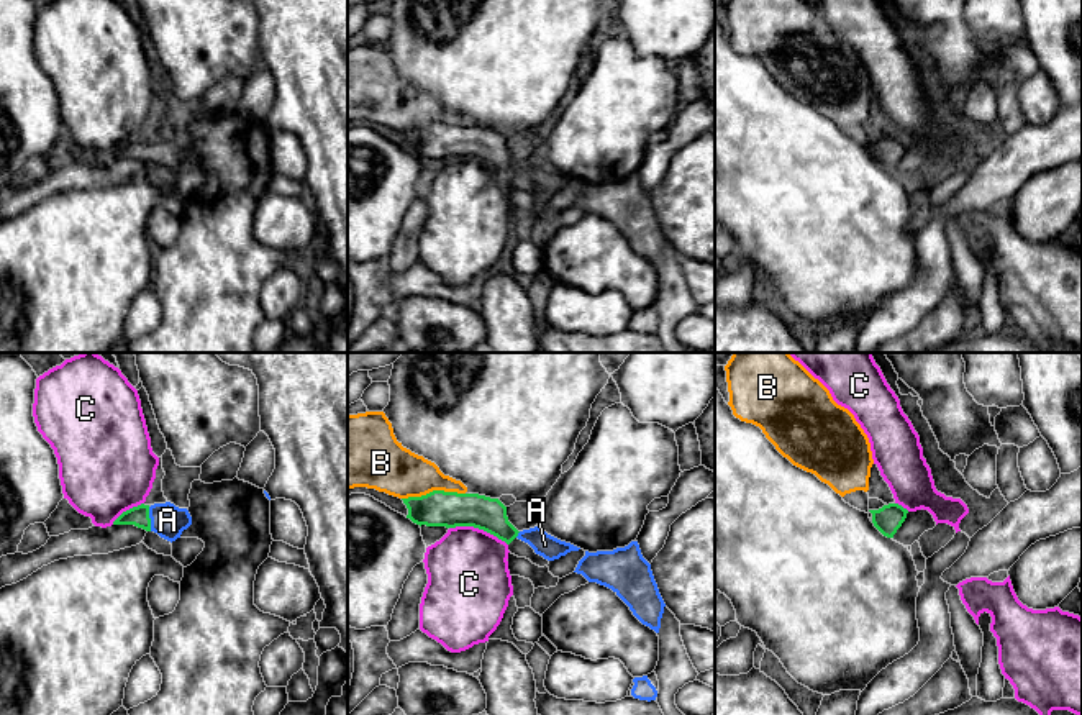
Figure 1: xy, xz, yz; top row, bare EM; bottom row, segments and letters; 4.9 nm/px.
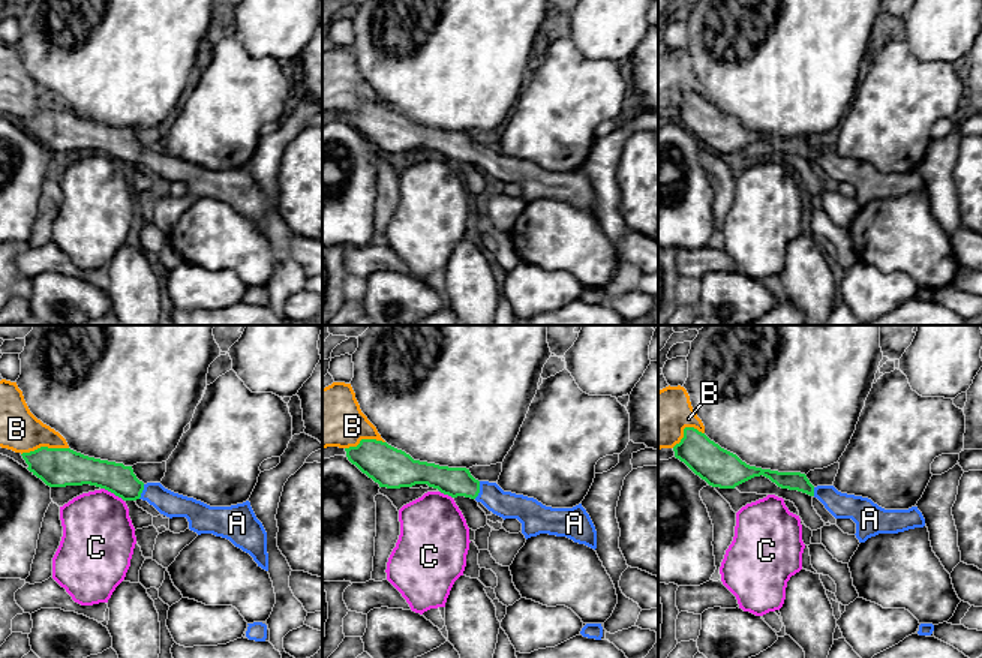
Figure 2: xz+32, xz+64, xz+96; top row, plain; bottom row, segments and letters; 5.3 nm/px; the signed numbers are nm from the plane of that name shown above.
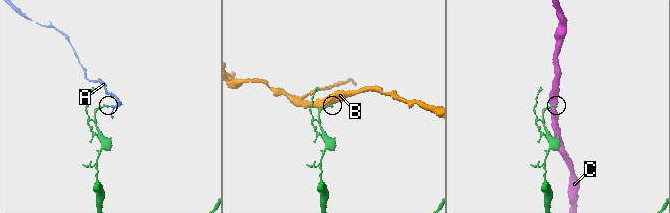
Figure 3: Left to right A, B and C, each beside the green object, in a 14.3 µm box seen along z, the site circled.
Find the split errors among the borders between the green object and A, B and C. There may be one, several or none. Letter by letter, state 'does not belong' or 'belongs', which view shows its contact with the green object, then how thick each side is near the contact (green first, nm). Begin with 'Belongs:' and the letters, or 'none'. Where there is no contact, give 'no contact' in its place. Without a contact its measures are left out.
Belongs: A
A: belongs; meets green in xy; 100 nm thick on the green side, 160 nm on the other
B: does not belong; meets green in xz; 180 nm thick on the green side, 240 nm on the other
C: does not belong; meets green in xz; 180 nm thick on the green side, 400 nm on the other

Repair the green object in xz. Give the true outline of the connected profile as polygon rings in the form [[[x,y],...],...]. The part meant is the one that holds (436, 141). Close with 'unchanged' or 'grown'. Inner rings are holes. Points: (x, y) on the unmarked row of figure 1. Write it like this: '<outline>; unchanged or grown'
[[[433,123],[421,130],[402,131],[408,141],[407,151],[426,159],[474,159],[510,177],[515,171],[528,175],[548,194],[559,192],[580,180],[548,167],[534,159],[518,164],[507,149],[507,139],[498,131],[479,126]]]; grown

